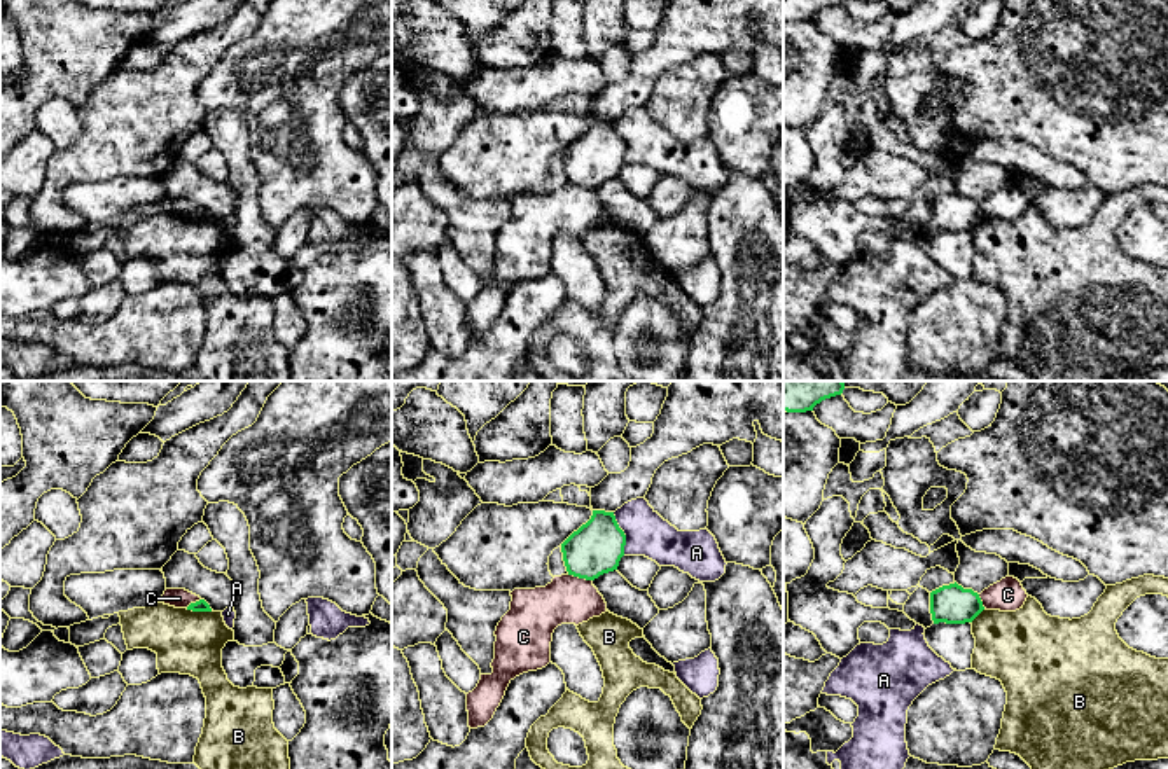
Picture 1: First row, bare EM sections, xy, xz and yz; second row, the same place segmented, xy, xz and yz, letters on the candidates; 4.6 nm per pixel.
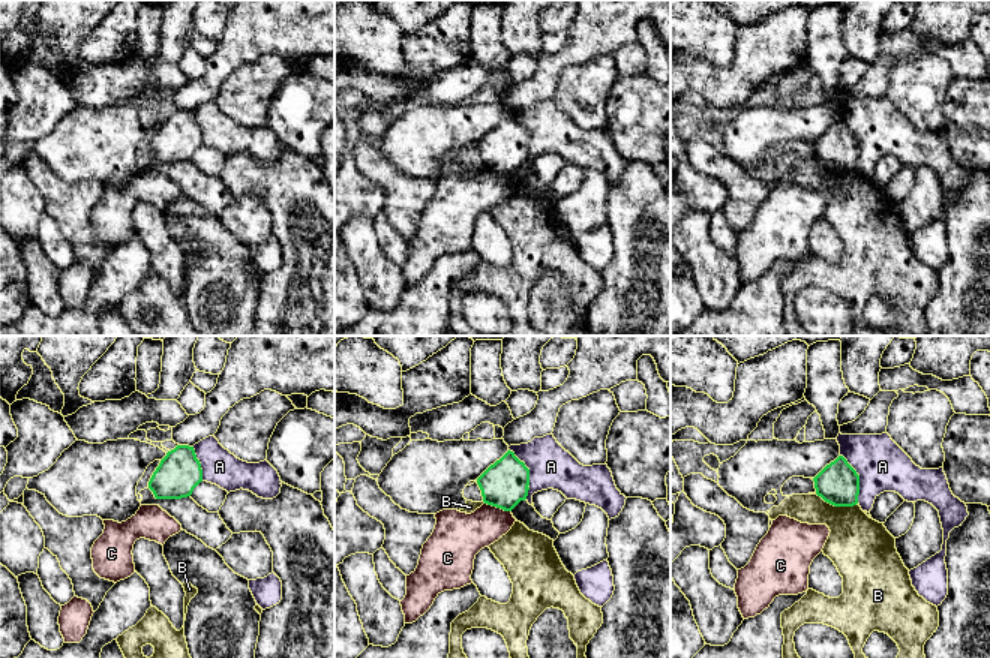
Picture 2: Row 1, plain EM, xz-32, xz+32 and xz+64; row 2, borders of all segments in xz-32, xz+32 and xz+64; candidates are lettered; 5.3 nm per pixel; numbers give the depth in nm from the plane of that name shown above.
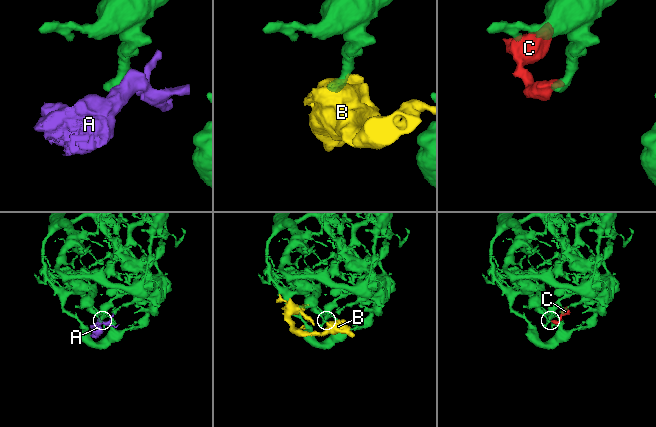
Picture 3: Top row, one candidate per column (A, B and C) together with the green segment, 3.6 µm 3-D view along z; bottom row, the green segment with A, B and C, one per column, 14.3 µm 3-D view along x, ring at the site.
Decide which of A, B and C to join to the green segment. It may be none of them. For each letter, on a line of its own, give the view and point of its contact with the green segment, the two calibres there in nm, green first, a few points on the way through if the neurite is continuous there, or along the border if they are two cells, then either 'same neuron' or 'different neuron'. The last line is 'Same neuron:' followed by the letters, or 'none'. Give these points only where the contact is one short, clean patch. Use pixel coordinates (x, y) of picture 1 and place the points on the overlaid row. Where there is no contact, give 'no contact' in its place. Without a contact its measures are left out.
A: xz (623, 533) | 240/200 nm | different neuron
B: xy (200, 610) | 60/300 nm | different neuron
C: xz (579, 577) | 240/220 nm | along xz (567, 574), (591, 581) | different neuron
Same neuron: none

